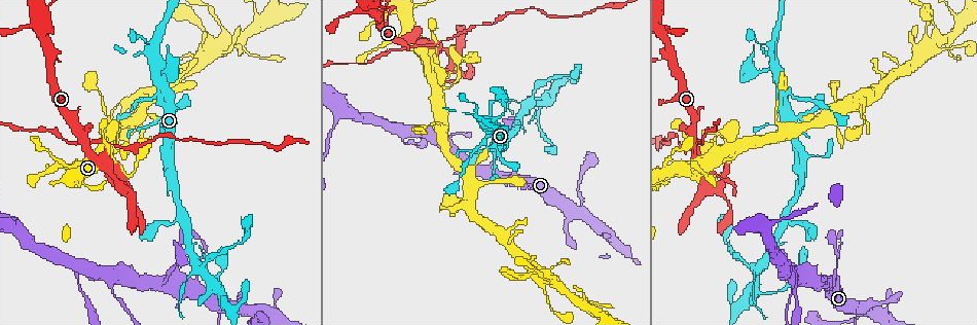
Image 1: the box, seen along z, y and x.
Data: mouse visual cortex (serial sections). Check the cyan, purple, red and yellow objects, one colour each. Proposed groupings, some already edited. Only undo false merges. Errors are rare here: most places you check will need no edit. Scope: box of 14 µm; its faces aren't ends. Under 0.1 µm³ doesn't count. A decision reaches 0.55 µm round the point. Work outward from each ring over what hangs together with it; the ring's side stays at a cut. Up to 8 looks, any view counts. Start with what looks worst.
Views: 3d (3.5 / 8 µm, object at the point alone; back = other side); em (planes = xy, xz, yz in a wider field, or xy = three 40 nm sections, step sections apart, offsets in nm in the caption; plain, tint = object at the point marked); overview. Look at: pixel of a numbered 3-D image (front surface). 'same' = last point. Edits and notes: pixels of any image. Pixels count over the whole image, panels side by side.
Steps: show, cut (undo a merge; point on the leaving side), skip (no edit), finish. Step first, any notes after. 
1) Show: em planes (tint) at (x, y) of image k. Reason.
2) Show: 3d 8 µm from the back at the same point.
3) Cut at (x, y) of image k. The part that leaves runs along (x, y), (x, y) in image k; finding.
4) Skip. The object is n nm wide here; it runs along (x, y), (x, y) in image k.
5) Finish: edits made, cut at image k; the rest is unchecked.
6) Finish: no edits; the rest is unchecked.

Show: 3d 8 µm at (533, 104) of image 1. Narrows sharply.

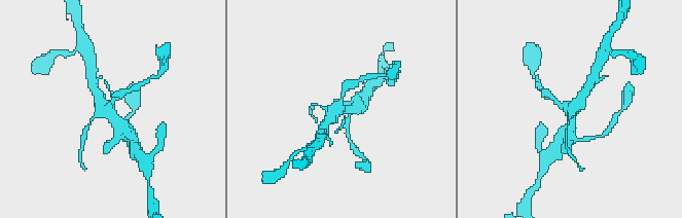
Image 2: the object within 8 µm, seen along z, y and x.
Show: 3d 3.5 µm at (109, 113) of image 2.

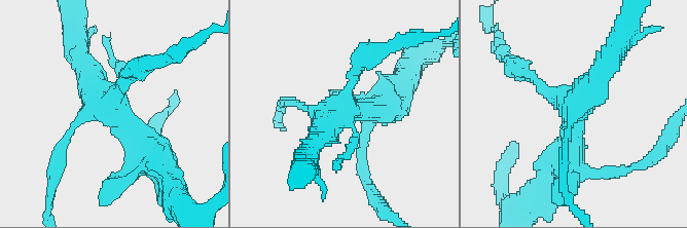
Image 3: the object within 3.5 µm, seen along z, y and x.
Show: em xy step 5 (tint) at (110, 110) of image 3.

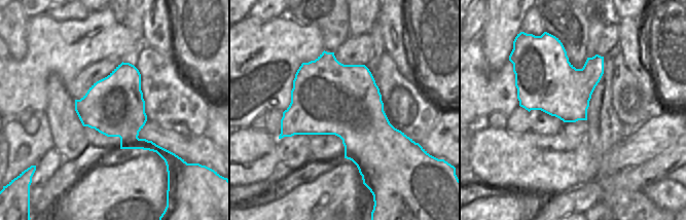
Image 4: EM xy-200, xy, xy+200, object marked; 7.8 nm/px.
Skip. It runs along (80, 60), (93, 91), (163, 166) in image 3; one cell here.

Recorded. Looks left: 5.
Show: 3d 3.5 µm at (576, 210) of image 1. Three arms meet.

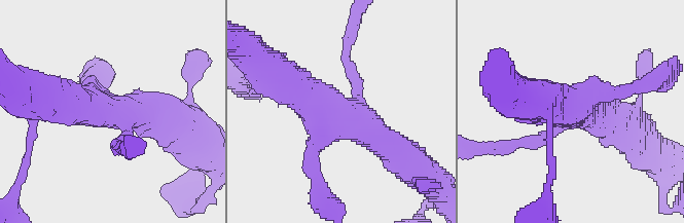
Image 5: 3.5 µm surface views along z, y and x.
Show: em xy step 1 (tint) at (342, 112) of image 5. Now the EM.

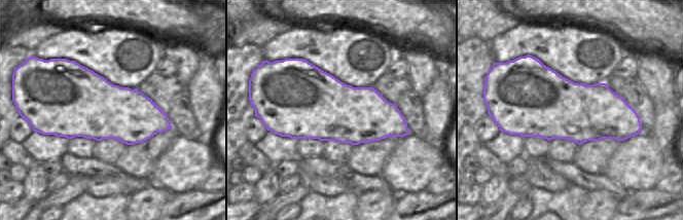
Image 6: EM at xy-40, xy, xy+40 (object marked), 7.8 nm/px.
Skip. All the same cell.

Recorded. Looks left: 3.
Show: 3d 3.5 µm at (156, 91) of image 1. Calibre changes.

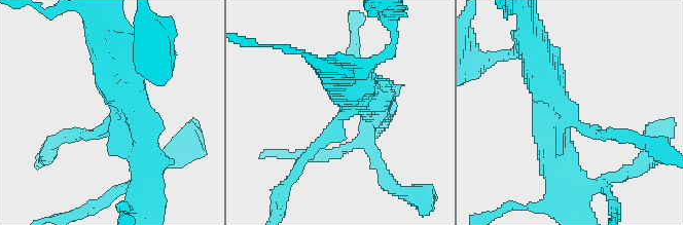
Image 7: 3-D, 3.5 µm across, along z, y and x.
Show: em xy step 2 (tint) at (573, 118) of image 7.

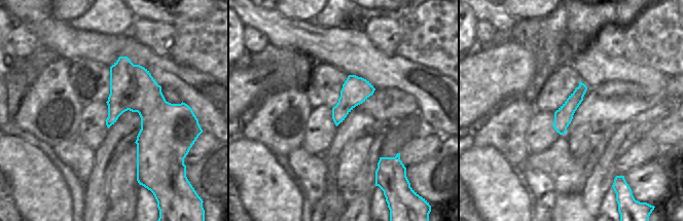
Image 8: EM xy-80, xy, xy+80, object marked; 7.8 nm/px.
Skip. The arms are 150, 450 nm wide; it runs along (375, 96), (365, 92), (299, 163) in image 7; continuous, no second cell.

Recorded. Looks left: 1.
Finish: no edits; the rest is unchecked.

